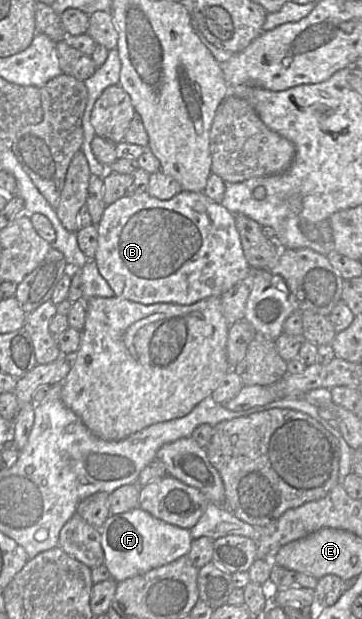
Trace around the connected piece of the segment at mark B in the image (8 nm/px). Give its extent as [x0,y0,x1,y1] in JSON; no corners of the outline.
[94,191,252,305]

